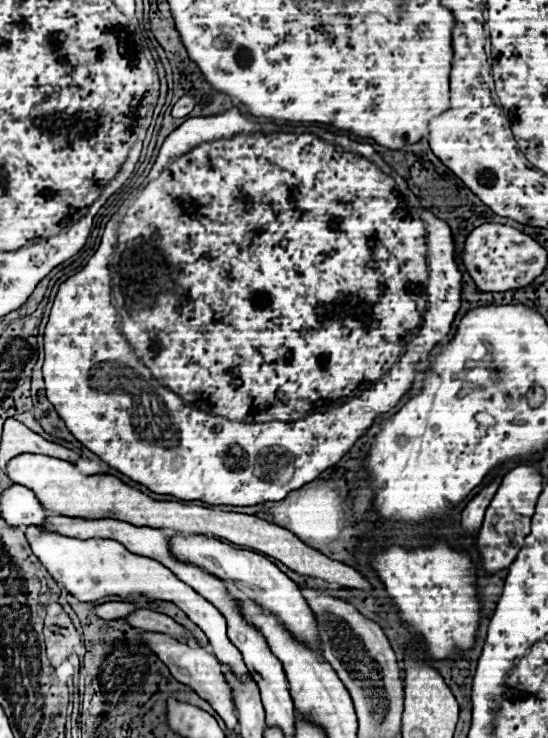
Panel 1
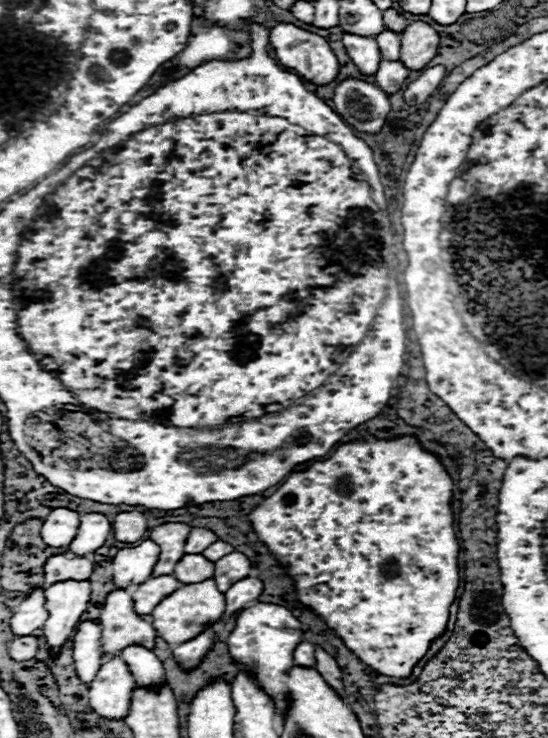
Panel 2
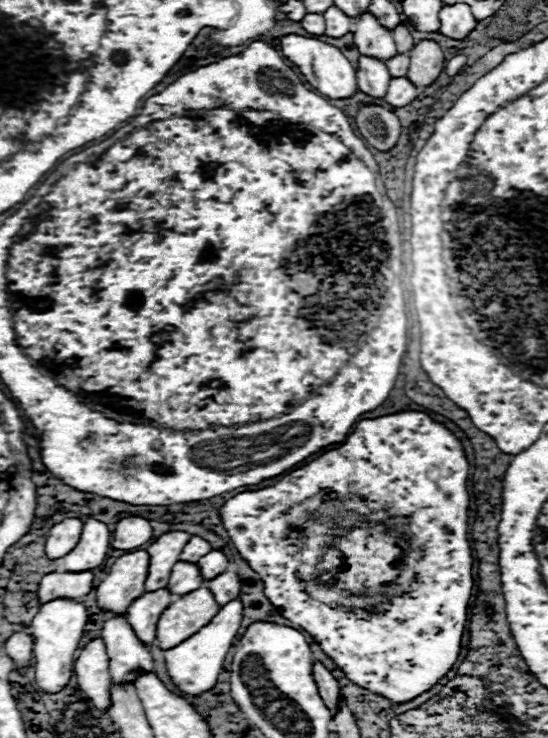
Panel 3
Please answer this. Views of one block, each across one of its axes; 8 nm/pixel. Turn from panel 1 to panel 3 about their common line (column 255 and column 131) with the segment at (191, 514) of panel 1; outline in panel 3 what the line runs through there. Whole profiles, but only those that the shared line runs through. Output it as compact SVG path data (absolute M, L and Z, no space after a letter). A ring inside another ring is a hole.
M122 518L122 522L118 522L114 528L112 548L136 550L144 542L148 542L150 538L152 538L152 528L150 528L148 520L144 520L144 518Z

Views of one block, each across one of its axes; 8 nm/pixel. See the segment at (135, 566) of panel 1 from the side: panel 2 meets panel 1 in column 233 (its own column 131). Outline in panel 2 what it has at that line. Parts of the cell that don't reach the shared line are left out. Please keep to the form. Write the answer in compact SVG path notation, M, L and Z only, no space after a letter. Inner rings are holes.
M126 646L120 656L130 666L130 672L136 678L136 684L152 684L164 680L164 668L162 662L156 658L152 650L146 650L144 646Z

